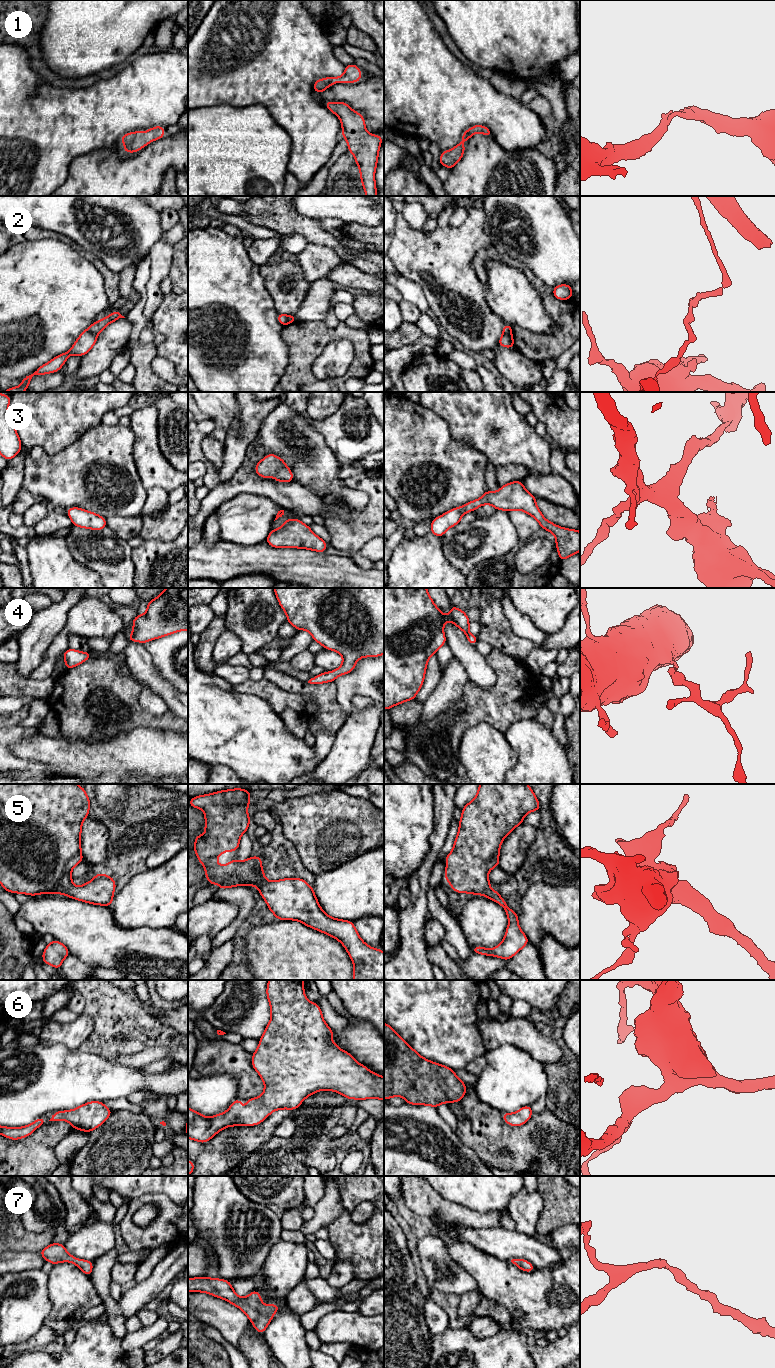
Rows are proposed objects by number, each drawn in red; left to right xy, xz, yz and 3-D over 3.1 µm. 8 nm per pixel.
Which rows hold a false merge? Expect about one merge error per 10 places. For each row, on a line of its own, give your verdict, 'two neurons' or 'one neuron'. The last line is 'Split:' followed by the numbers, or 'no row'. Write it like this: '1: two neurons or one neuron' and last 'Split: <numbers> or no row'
1: one neuron
2: two neurons
3: one neuron
4: one neuron
5: one neuron
6: one neuron
7: one neuron
Split: 2

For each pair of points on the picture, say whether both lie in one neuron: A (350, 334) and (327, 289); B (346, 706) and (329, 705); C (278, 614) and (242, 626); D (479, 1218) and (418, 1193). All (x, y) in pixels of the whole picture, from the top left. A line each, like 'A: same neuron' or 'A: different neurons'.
A: different neurons
B: different neurons
C: same neuron
D: same neuron

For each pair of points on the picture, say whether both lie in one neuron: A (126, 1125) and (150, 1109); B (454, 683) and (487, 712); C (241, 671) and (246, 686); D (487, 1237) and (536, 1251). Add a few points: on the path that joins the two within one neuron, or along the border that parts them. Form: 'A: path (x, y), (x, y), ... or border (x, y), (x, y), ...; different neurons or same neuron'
A: border (142, 1112), (157, 1122); different neurons
B: border (468, 680), (462, 696), (448, 709); different neurons
C: border (248, 677), (242, 682), (233, 685); different neurons
D: path (499, 1242), (505, 1245), (524, 1247); same neuron

